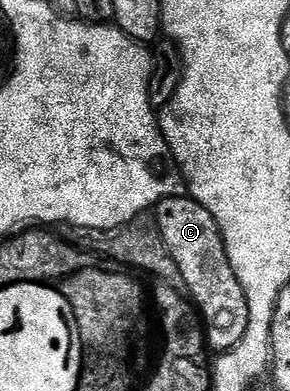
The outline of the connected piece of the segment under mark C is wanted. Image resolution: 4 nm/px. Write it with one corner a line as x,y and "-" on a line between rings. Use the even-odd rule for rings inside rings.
182,195
157,202
155,216
163,243
167,243
167,251
171,251
175,263
179,263
179,271
183,271
187,293
193,296
195,304
202,304
199,317
208,348
217,355
234,349
239,339
243,339
243,331
247,331
247,299
235,271
231,269
218,224
211,219
211,211
192,197

